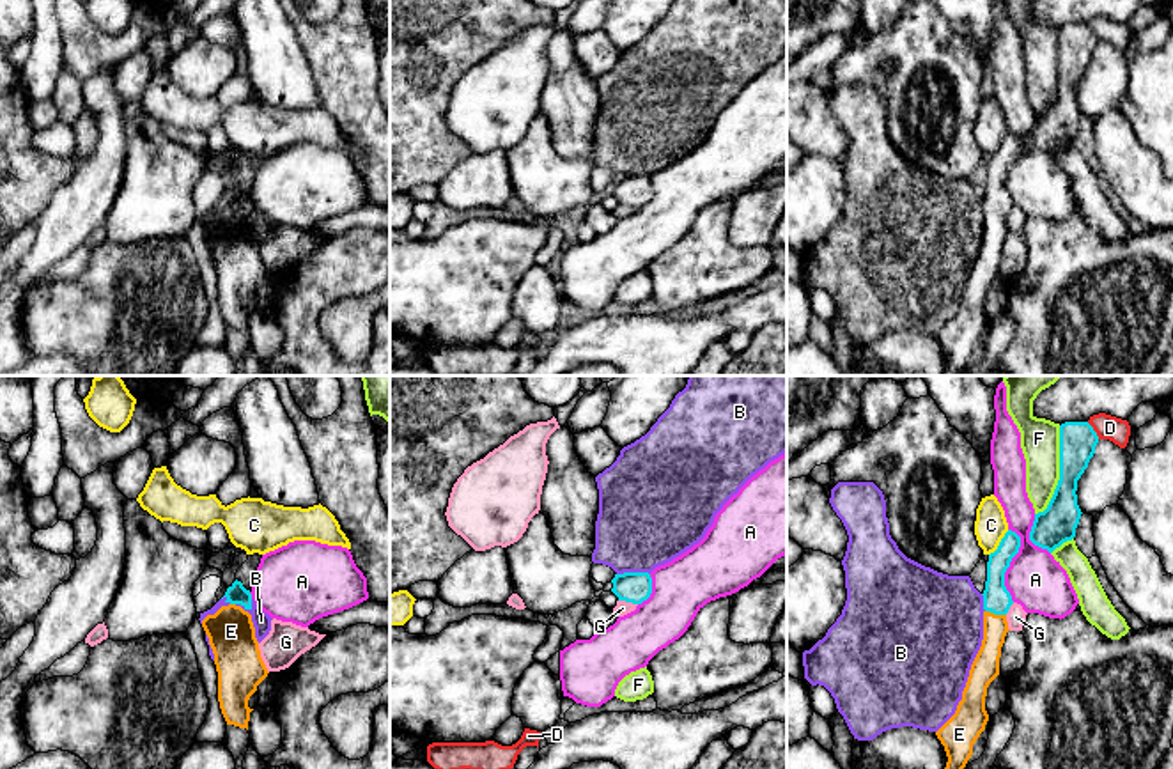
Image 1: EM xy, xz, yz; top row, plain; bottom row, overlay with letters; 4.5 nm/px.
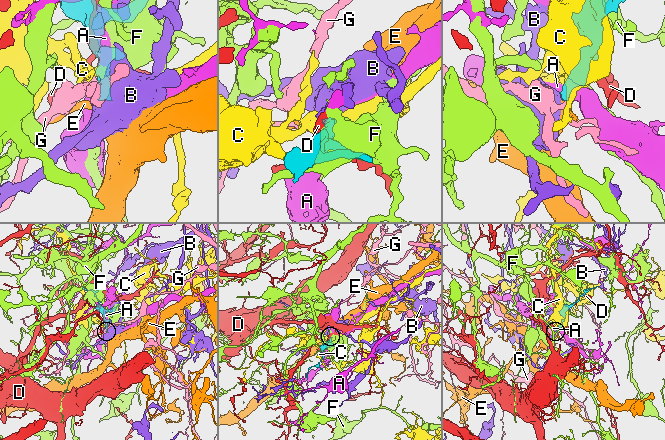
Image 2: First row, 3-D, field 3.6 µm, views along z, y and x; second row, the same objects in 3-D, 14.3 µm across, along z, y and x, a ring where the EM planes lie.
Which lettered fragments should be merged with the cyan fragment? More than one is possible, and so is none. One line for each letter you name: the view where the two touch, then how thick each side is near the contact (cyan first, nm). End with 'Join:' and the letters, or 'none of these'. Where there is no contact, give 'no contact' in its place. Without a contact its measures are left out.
E: yz | 130/130 nm
Join: E

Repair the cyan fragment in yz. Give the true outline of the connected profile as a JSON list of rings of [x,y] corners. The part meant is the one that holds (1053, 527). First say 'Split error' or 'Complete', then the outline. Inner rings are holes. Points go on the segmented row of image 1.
Complete. [[[1088,422],[1060,425],[1060,480],[1044,512],[1035,514],[1029,540],[1053,553],[1076,537],[1081,519],[1077,480],[1095,454],[1099,436]]]

